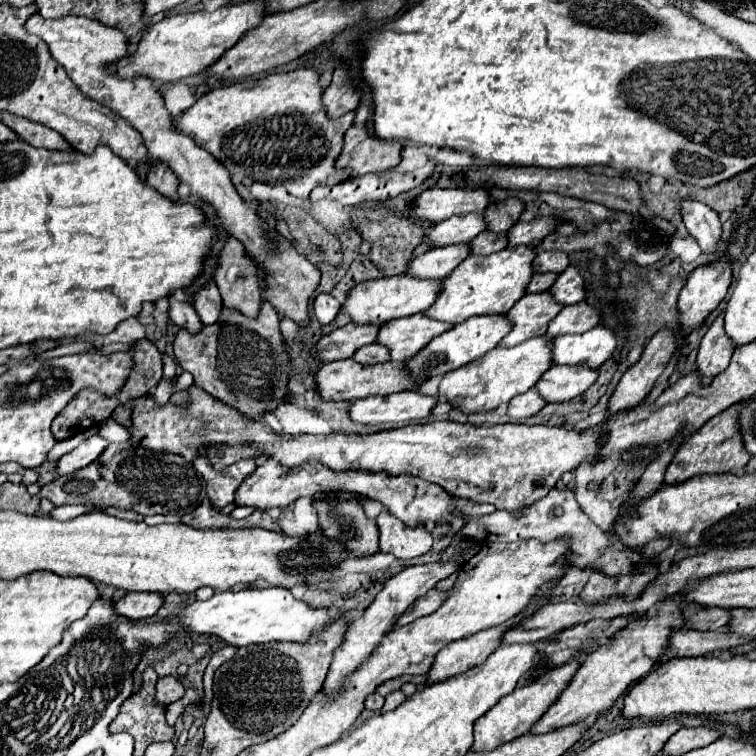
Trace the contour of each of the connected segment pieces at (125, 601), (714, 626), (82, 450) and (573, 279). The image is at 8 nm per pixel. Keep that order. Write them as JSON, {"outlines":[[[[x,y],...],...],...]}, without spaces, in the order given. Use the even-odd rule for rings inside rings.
{"outlines":[[[[128,592],[124,598],[120,598],[114,608],[116,612],[128,616],[130,620],[142,620],[142,618],[150,618],[158,612],[158,608],[162,606],[164,596],[160,596],[158,592]]],[[[686,604],[684,608],[686,624],[694,630],[718,630],[726,628],[732,620],[730,610],[722,608],[696,608],[692,604]]],[[[92,434],[92,436],[86,438],[74,452],[62,456],[62,460],[58,462],[56,474],[72,474],[72,472],[88,466],[88,464],[94,462],[106,448],[108,448],[108,440],[104,440],[100,434]]],[[[568,266],[560,274],[560,278],[556,280],[556,284],[550,288],[550,292],[564,306],[566,304],[582,302],[586,298],[586,290],[584,290],[584,278],[582,278],[580,270],[574,268],[574,266]]]]}

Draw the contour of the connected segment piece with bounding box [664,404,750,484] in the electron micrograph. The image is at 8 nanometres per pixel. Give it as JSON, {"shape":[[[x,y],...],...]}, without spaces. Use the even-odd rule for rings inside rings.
{"shape":[[[734,404],[732,408],[724,410],[722,414],[708,420],[700,430],[692,432],[686,442],[678,448],[672,464],[668,466],[664,474],[664,484],[680,484],[684,480],[690,480],[700,474],[726,474],[726,472],[740,472],[748,464],[748,454],[744,452],[744,446],[740,444],[740,436],[736,436],[736,416],[734,410],[740,408],[740,404]]]}

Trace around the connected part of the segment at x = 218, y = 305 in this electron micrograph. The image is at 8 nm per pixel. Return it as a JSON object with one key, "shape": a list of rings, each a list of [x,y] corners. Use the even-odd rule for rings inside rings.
{"shape":[[[208,282],[200,292],[196,292],[192,306],[196,308],[204,324],[216,324],[220,318],[220,310],[222,310],[222,298],[218,294],[216,284]]]}

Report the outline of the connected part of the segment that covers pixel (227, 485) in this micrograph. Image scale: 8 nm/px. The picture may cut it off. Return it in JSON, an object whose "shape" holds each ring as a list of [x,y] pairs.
{"shape":[[[202,446],[198,458],[192,462],[194,468],[204,476],[206,480],[206,490],[208,490],[208,496],[212,500],[212,504],[216,508],[224,508],[226,504],[234,502],[234,494],[238,490],[238,486],[242,484],[242,480],[252,474],[258,466],[258,460],[256,458],[250,458],[250,460],[240,460],[240,462],[234,462],[232,466],[224,468],[224,470],[214,470],[210,464],[208,464],[208,448]]]}

